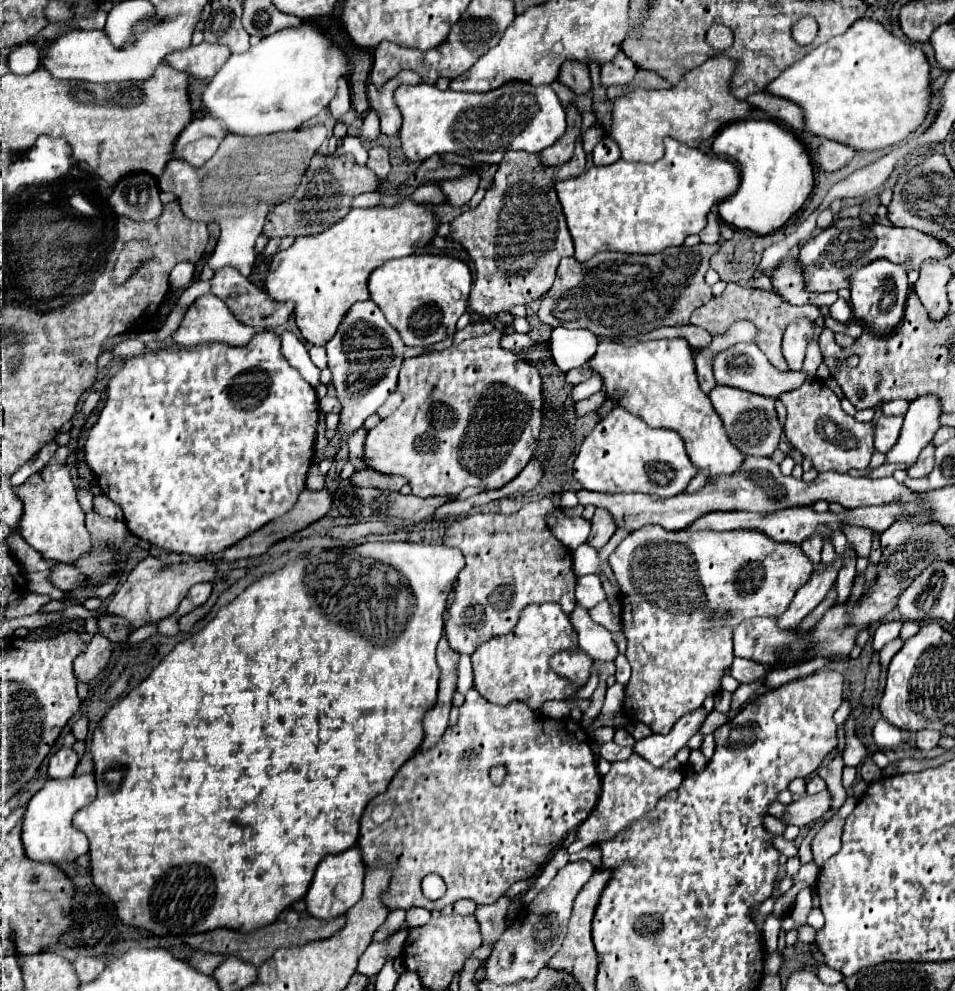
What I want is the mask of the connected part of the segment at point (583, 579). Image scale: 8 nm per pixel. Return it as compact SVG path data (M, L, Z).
M597 574L579 576L577 586L575 586L575 594L577 594L577 606L583 606L587 610L593 608L595 604L599 604L601 600L605 600L601 578Z

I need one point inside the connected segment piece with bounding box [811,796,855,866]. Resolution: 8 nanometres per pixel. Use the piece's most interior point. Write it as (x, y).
(826, 843)

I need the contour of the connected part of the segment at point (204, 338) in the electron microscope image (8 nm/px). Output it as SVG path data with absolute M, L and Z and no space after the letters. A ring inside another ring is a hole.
M205 294L205 296L199 296L191 304L191 308L187 310L181 326L173 334L173 340L181 346L195 346L195 344L205 344L205 342L223 342L223 344L229 344L229 346L245 346L253 338L253 334L257 334L257 330L241 324L229 312L225 302L221 302L215 294Z

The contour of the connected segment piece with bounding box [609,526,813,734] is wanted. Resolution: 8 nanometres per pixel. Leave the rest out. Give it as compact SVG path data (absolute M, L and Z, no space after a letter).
M643 526L635 532L631 532L609 556L609 566L619 582L621 588L621 602L623 602L623 632L627 638L627 660L633 668L631 680L625 686L625 714L629 720L643 722L647 724L653 732L669 732L673 724L687 712L697 710L703 706L703 700L707 698L709 692L719 690L719 680L723 676L723 670L731 666L733 662L733 642L731 642L731 632L737 622L743 622L745 618L753 616L771 616L775 618L789 606L789 598L797 592L797 586L801 582L809 580L809 574L813 572L813 562L803 554L803 550L797 544L789 542L775 542L767 534L761 534L759 530L727 530L727 532L697 532L697 534L687 534L687 532L667 532L661 526Z

